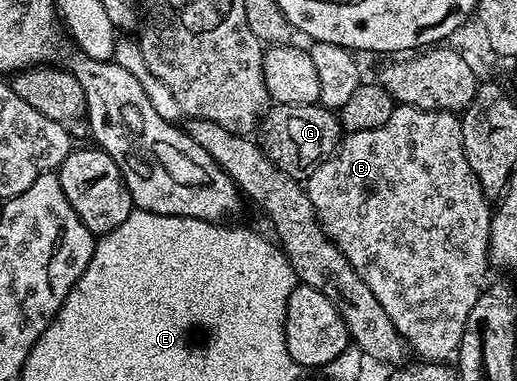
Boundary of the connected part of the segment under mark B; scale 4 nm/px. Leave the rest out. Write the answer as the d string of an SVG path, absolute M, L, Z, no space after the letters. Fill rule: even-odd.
M398 105L392 111L392 119L388 119L384 127L376 127L372 131L346 133L338 150L323 165L316 167L316 171L312 171L310 177L305 178L304 188L308 199L312 199L314 213L318 216L326 236L348 259L348 263L358 272L360 279L368 283L372 295L380 299L380 307L388 311L388 319L392 319L396 331L406 340L407 346L413 352L415 349L421 360L449 362L457 354L460 339L464 335L464 327L468 323L468 315L472 315L472 307L476 307L478 297L487 284L486 268L491 268L492 265L490 260L492 205L486 192L480 187L480 179L476 179L472 167L468 167L462 138L461 116L451 113L448 109L418 109L414 105Z

